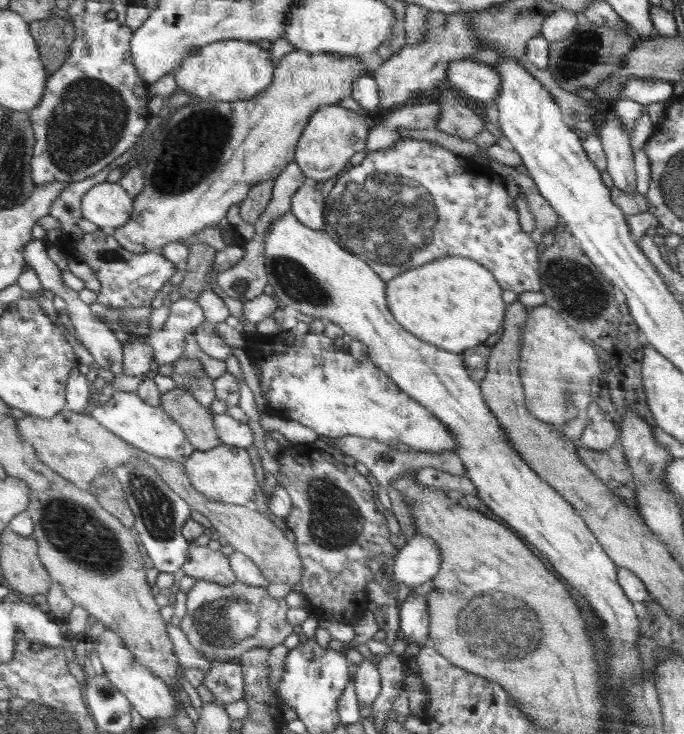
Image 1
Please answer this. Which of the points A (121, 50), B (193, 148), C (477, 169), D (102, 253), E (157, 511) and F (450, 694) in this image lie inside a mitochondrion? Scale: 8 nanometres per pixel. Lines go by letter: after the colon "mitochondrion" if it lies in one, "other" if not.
A: other
B: mitochondrion
C: other
D: mitochondrion
E: mitochondrion
F: other

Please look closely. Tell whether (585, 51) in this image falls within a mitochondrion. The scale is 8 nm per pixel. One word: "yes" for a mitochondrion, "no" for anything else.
yes

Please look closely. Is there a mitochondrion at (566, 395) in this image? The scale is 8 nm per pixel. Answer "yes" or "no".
yes

